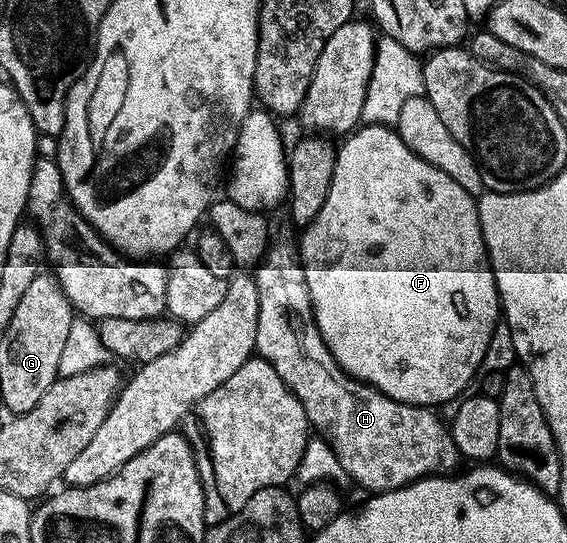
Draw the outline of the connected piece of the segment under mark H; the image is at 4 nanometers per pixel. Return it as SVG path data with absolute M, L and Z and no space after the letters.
M281 237L268 246L263 263L255 269L259 287L259 331L257 332L256 352L283 379L283 383L303 403L310 426L322 429L324 436L332 445L341 464L344 476L354 477L365 489L373 489L374 494L388 493L390 489L400 489L422 477L432 477L442 471L458 468L459 454L450 436L450 430L436 417L434 410L419 405L408 405L402 401L383 395L373 386L354 380L342 371L339 363L331 355L327 343L313 318L313 304L307 287L307 275L301 266L298 246L289 237Z

